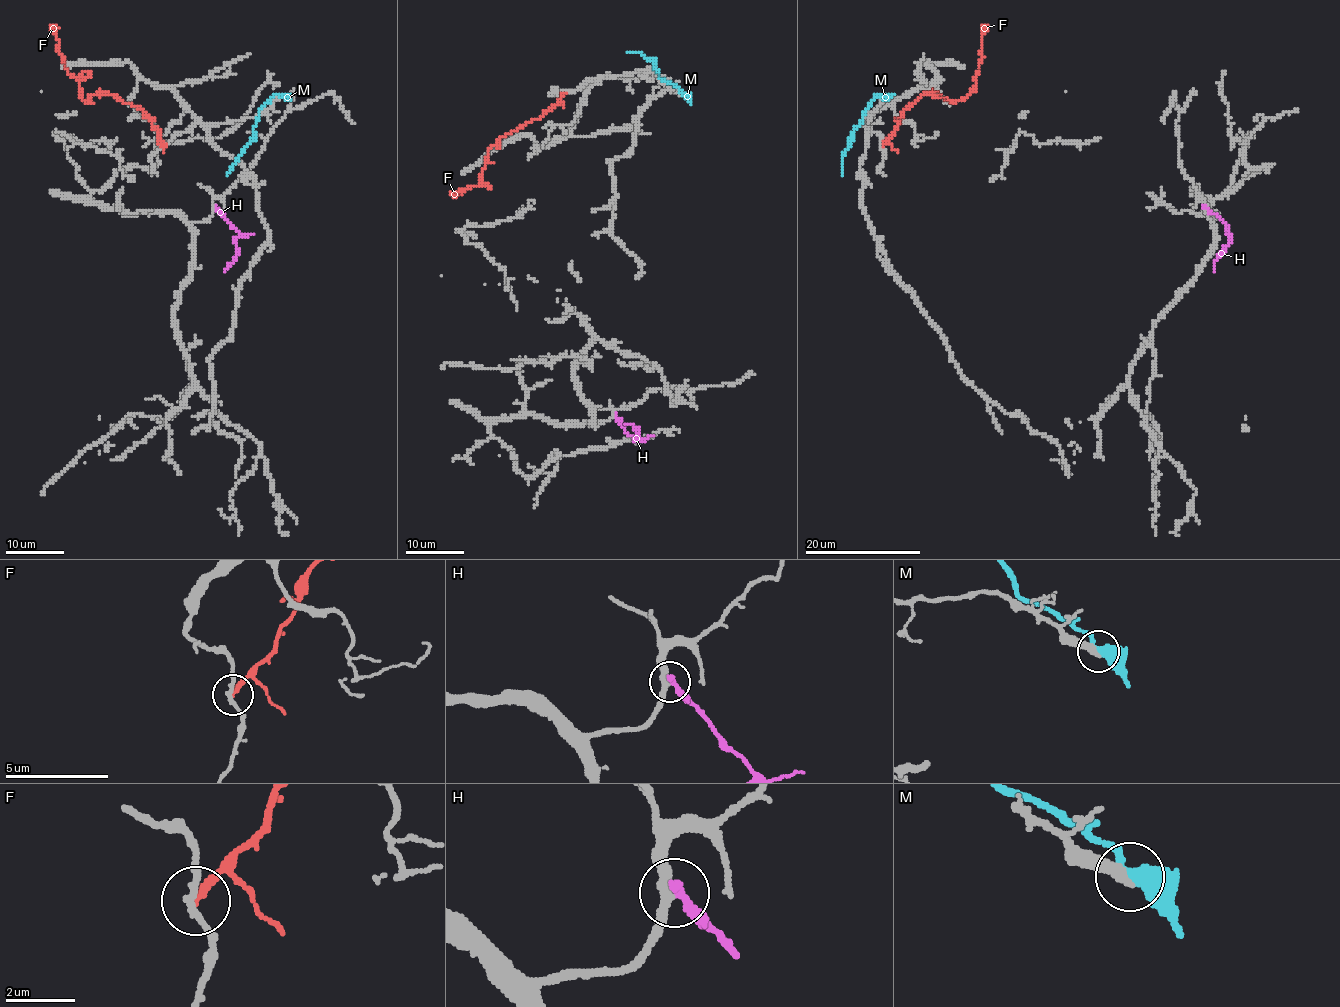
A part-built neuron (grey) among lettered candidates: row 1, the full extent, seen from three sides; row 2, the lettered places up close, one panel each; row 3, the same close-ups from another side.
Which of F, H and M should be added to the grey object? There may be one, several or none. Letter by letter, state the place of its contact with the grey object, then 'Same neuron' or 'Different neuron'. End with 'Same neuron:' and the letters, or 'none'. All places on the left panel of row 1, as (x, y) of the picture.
F: Touches grey at (164, 145). Different neuron
H: Touches grey at (215, 208). Different neuron
M: Touches grey at (282, 97). Different neuron
Same neuron: none

